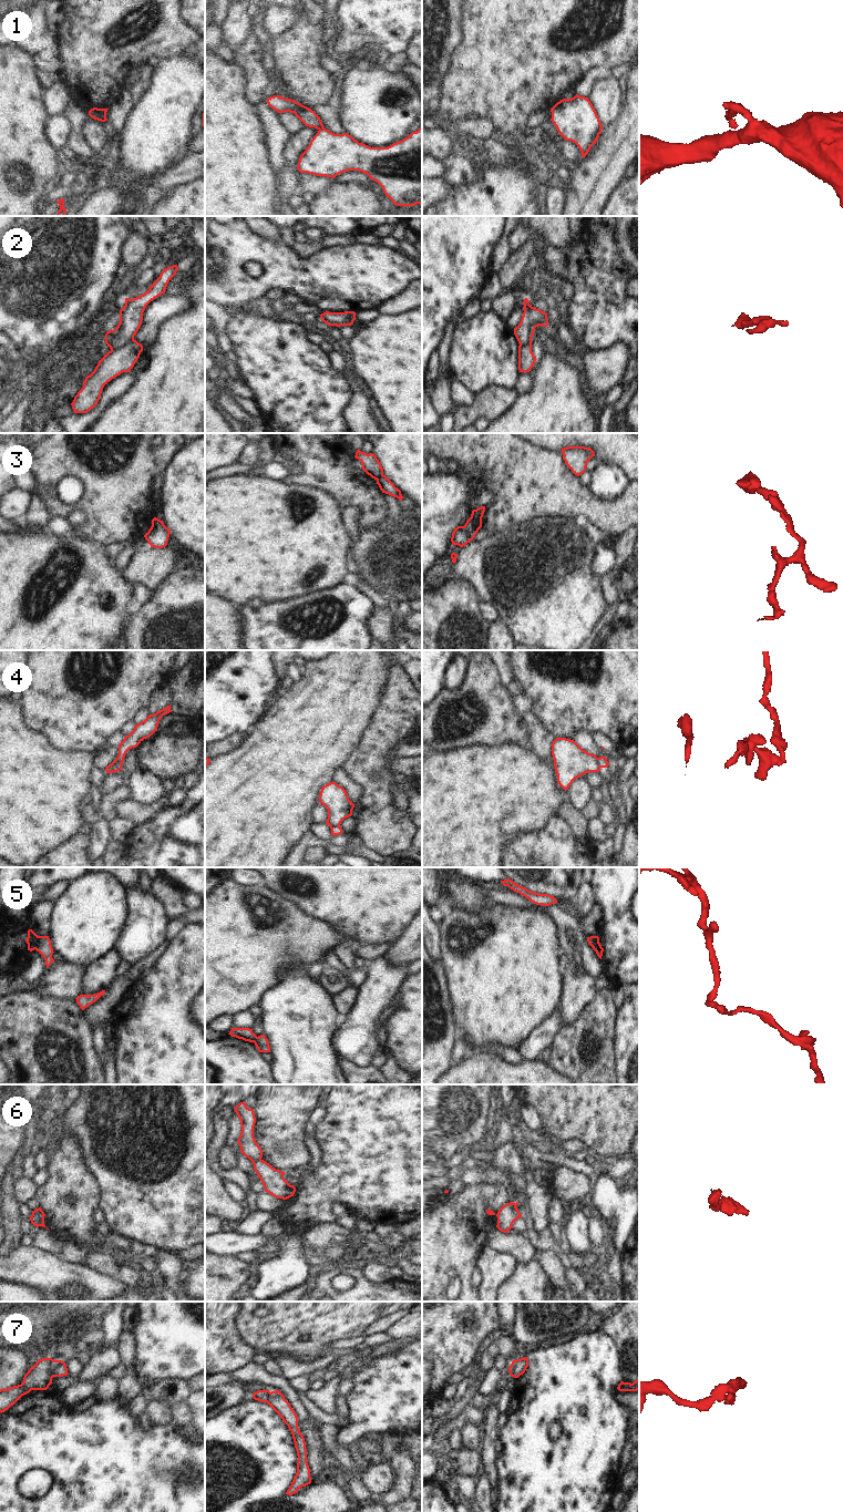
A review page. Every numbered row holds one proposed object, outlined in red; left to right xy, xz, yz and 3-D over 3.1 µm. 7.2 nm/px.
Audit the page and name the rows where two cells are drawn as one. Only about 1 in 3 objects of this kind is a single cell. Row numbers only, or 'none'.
1, 2, 3, 4, 5, 6, 7

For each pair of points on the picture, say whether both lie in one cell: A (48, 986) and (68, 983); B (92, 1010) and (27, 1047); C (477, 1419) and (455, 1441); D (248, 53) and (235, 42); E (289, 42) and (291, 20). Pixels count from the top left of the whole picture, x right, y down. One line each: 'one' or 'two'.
A: one
B: two
C: two
D: two
E: two

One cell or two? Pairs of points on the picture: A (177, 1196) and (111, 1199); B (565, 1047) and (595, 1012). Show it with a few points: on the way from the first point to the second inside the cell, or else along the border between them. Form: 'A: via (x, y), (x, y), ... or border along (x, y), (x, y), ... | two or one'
A: via (161, 1196), (148, 1196), (143, 1202), (127, 1199) | one
B: via (574, 1038), (589, 1021) | one

